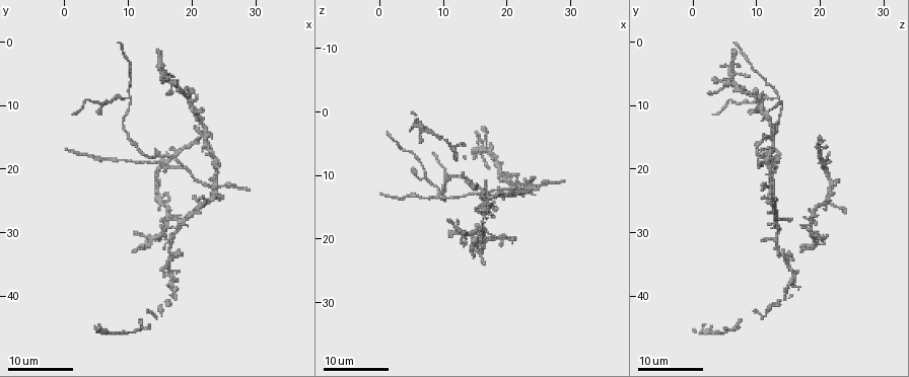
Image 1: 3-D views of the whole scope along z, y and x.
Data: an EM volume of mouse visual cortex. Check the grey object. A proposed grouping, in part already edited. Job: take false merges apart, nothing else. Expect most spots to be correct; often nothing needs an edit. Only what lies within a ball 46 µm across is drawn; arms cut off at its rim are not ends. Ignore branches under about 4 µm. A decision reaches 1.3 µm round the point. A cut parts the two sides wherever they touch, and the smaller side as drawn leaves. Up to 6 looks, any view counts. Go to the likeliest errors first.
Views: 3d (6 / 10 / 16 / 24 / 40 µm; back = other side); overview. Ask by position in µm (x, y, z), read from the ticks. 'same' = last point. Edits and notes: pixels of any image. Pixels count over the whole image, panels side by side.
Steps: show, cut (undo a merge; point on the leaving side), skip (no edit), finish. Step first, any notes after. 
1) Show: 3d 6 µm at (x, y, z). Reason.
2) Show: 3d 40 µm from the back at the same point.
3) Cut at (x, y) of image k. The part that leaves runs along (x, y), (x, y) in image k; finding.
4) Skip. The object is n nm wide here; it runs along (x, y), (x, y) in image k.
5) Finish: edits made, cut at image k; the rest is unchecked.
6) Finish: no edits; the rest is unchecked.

Show: 3d 16 µm at (10.0, 9.0, 13.5). Side arm on a straight run.

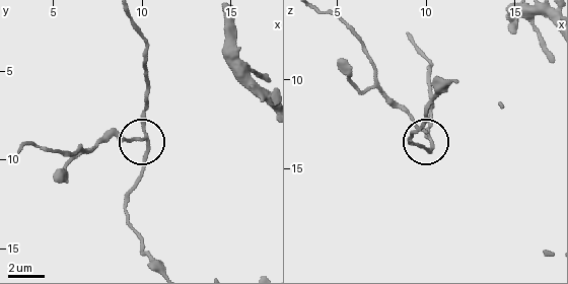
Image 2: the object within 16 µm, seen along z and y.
Show: 3d 10 µm at (10.3, 8.7, 13.4). Closer look.

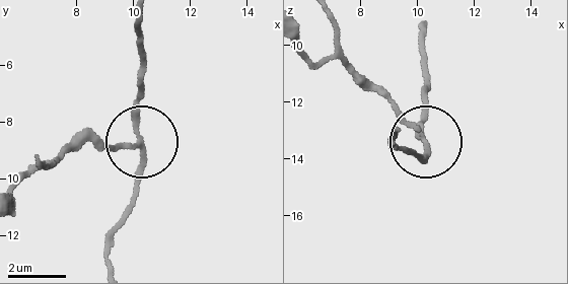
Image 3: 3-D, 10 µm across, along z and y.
Cut at (113, 147) of image 3. A second neuron is stuck on.

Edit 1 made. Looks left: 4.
Show: 3d 24 µm at (19.0, 19.5, 12.5). Three arms meet.

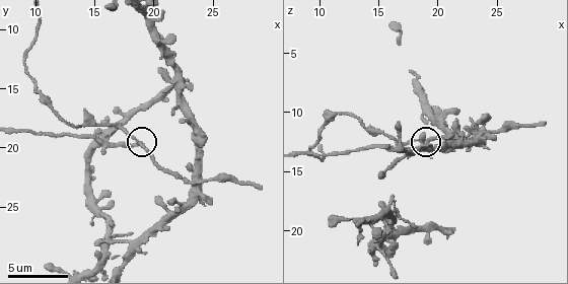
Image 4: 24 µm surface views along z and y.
Show: 3d 6 µm at the same point.

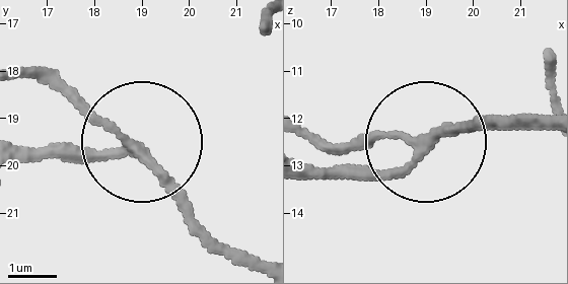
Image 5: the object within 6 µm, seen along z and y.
Skip. The object is 190 nm wide here; it runs along (254, 263), (206, 230), (145, 149), (23, 145) in image 5; continuous, no second neuron.

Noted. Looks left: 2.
Show: 3d 16 µm at (15.5, 29.0, 19.0). Two arms at a narrow angle.

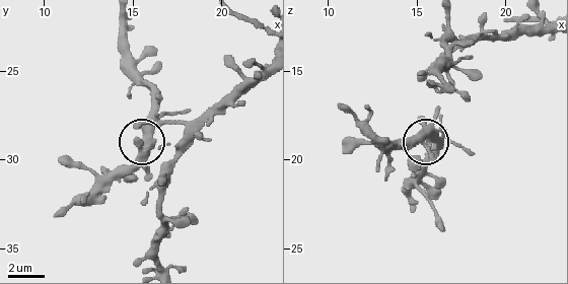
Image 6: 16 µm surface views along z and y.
Show: 3d 6 µm at the same point. Closer look.

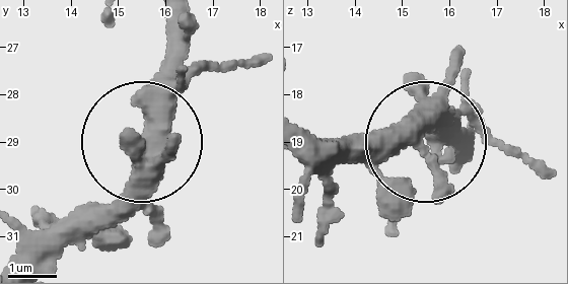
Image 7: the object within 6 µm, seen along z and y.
Skip. The object is 430 nm wide here; continuous, no second neuron.

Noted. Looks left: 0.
Finish: edits made, cut at image 3; the rest is unchecked.

